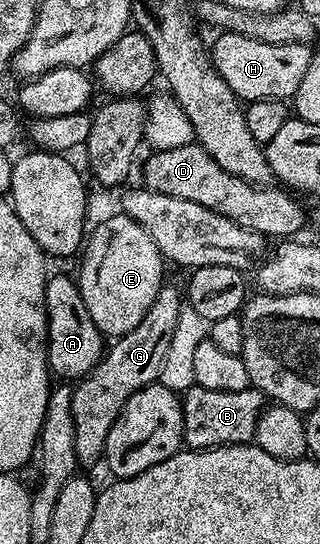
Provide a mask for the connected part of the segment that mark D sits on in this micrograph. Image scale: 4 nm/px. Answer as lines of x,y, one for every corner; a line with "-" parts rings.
199,144
182,148
152,150
149,155
149,158
144,162
143,185
147,189
162,192
166,196
178,196
178,200
194,200
194,204
202,204
202,208
210,208
214,212
234,220
234,224
238,224
250,232
264,235
268,240
272,240
272,238
276,238
275,240
291,239
293,236
299,235
296,233
304,226
304,210
292,199
295,197
287,189
277,188
272,184
247,182
226,172
226,168
222,168
222,164
218,164
218,160
214,160
210,156
210,152
206,152

